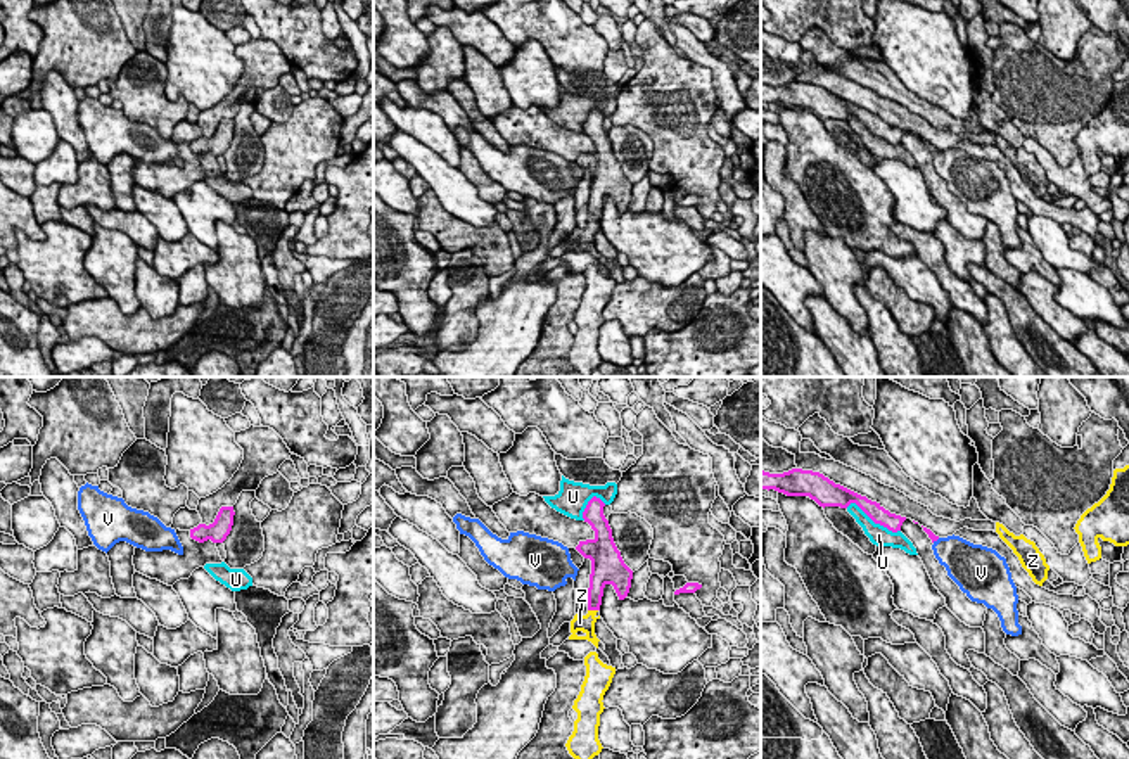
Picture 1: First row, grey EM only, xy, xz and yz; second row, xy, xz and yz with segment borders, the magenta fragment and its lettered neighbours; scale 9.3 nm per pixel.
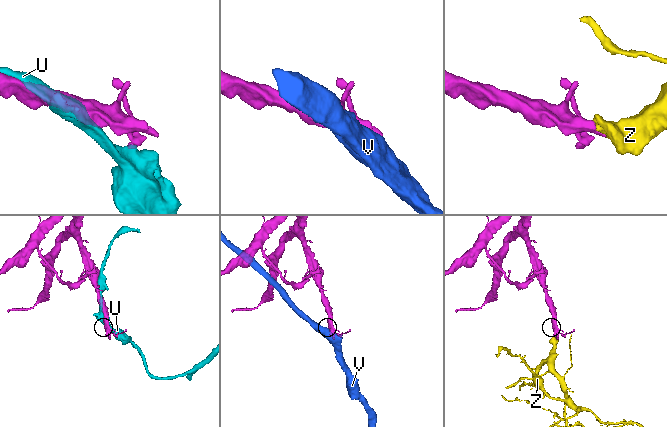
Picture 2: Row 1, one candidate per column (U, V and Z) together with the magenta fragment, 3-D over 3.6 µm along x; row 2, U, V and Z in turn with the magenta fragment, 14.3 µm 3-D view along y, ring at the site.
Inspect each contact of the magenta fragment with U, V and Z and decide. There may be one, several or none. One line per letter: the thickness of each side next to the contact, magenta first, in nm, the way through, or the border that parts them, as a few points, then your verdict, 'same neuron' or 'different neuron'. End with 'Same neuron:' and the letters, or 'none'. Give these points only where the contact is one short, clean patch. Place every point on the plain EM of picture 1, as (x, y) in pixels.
U: 160 nm thick on the magenta side, 190 nm on the other; different neuron
V: 70 nm thick on the magenta side, 320 nm on the other; different neuron
Z: 160 nm thick on the magenta side, 160 nm on the other; runs through xz (597, 196), (593, 222), (580, 235); same neuron
Same neuron: Z

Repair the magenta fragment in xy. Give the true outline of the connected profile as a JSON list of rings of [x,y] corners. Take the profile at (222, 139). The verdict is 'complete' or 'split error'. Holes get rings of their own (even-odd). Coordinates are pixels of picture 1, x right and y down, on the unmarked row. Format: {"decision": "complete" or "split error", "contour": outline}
{"decision": "complete", "contour": [[[221,119],[214,135],[209,138],[199,137],[197,140],[190,142],[190,150],[199,156],[204,156],[207,152],[213,156],[223,156],[232,144],[233,128],[233,119]]]}

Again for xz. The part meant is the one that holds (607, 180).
{"decision": "split error", "contour": [[[593,109],[583,131],[595,144],[593,152],[579,154],[576,163],[591,173],[590,201],[588,201],[588,226],[574,228],[571,233],[569,252],[588,252],[598,261],[598,251],[595,247],[595,235],[600,232],[596,226],[602,218],[603,201],[612,197],[619,213],[624,213],[631,201],[633,183],[624,176],[621,164],[617,163],[609,133],[603,128],[605,116]]]}

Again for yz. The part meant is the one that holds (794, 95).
{"decision": "complete", "contour": [[[792,81],[783,86],[761,83],[761,104],[762,102],[775,102],[787,109],[809,109],[823,121],[847,121],[851,116],[856,116],[875,137],[880,137],[892,145],[901,144],[901,138],[906,133],[906,130],[890,126],[880,116],[835,97],[823,86],[813,83]]]}

